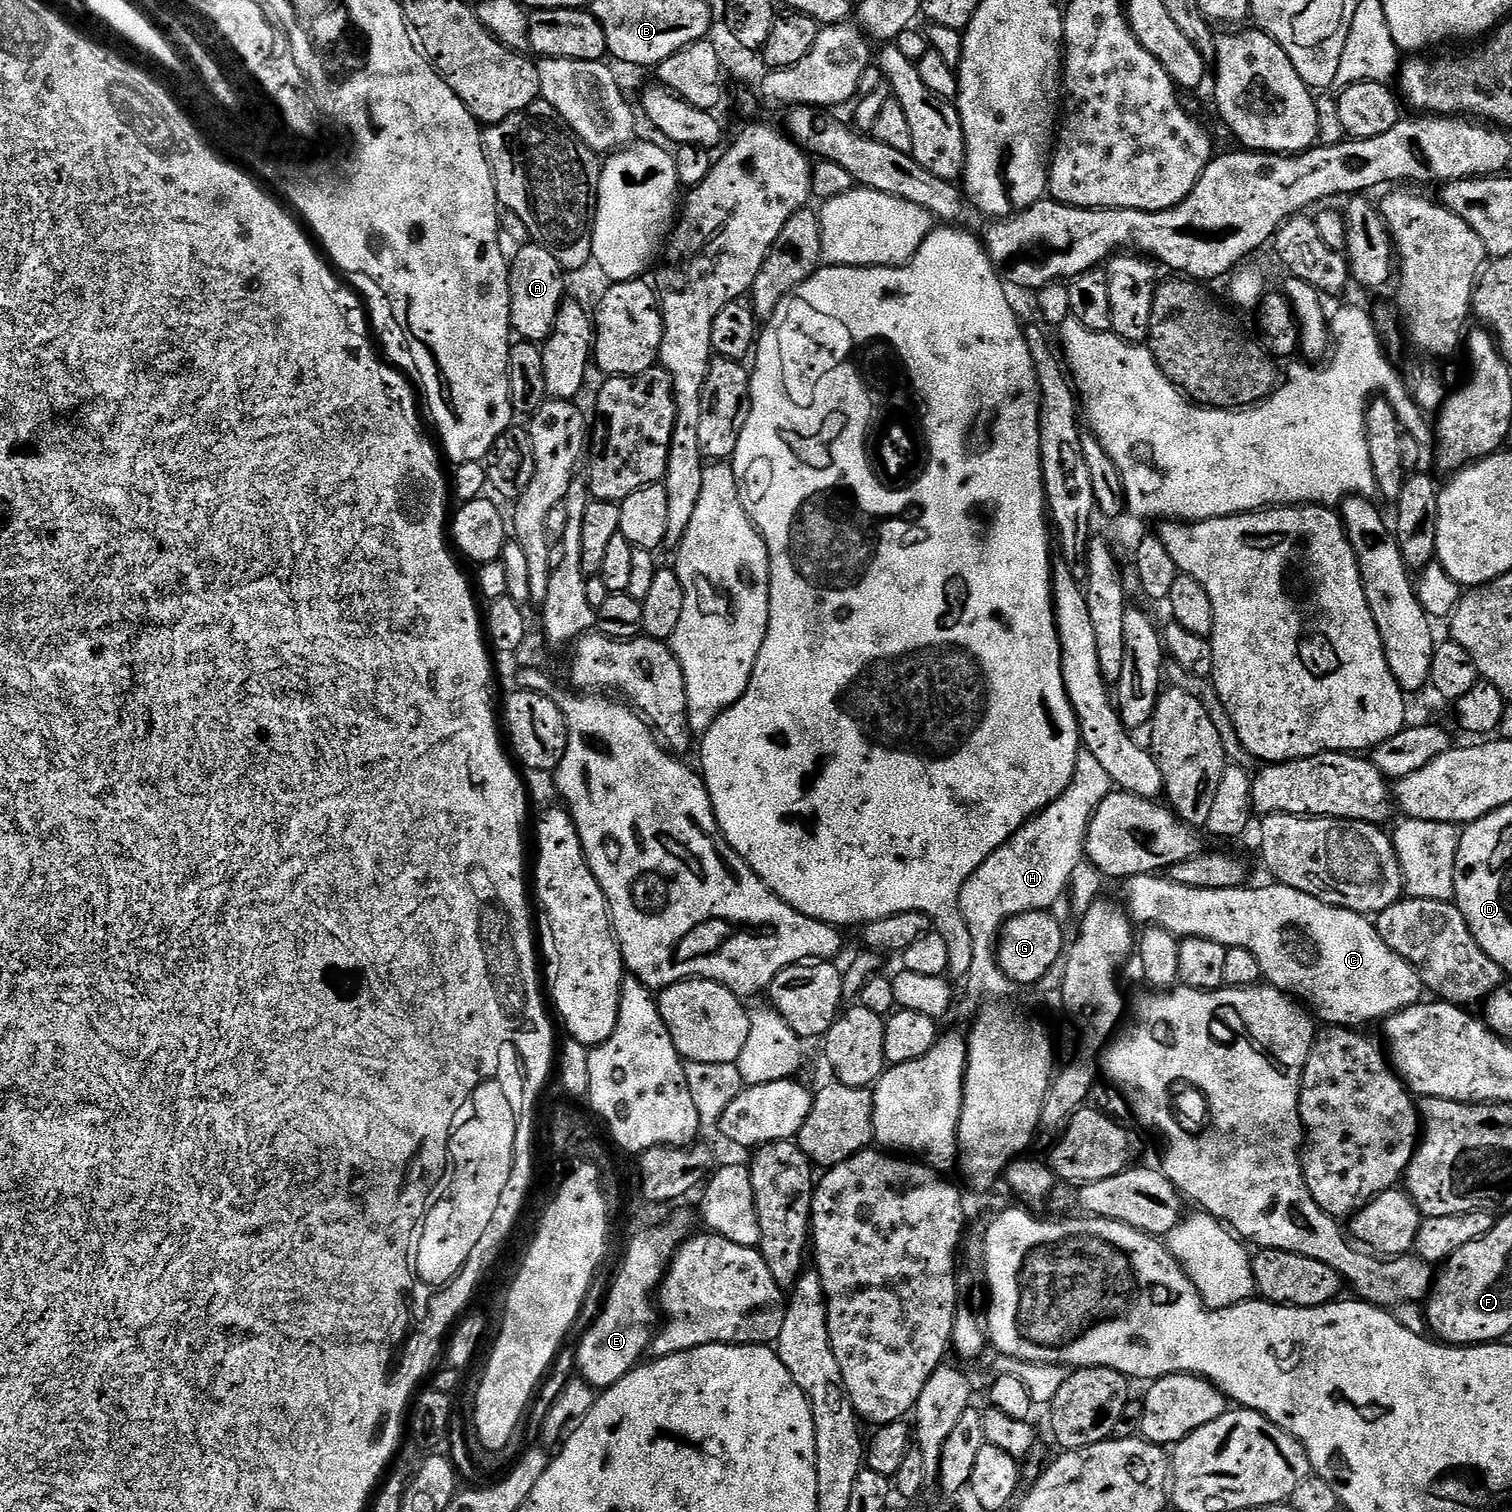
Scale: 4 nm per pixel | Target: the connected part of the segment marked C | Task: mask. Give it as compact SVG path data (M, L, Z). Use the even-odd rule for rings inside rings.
M1160 874L1133 876L1123 888L1126 911L1137 925L1164 928L1179 938L1206 938L1224 948L1250 950L1258 958L1261 977L1271 987L1307 1006L1317 1017L1320 1015L1325 1025L1364 1026L1360 1024L1371 1020L1383 1022L1396 1012L1421 1003L1420 995L1425 995L1425 986L1414 966L1382 942L1375 923L1367 915L1335 908L1310 894L1302 894L1302 890L1275 882L1268 882L1265 888L1198 890L1194 886L1178 886L1178 882Z

